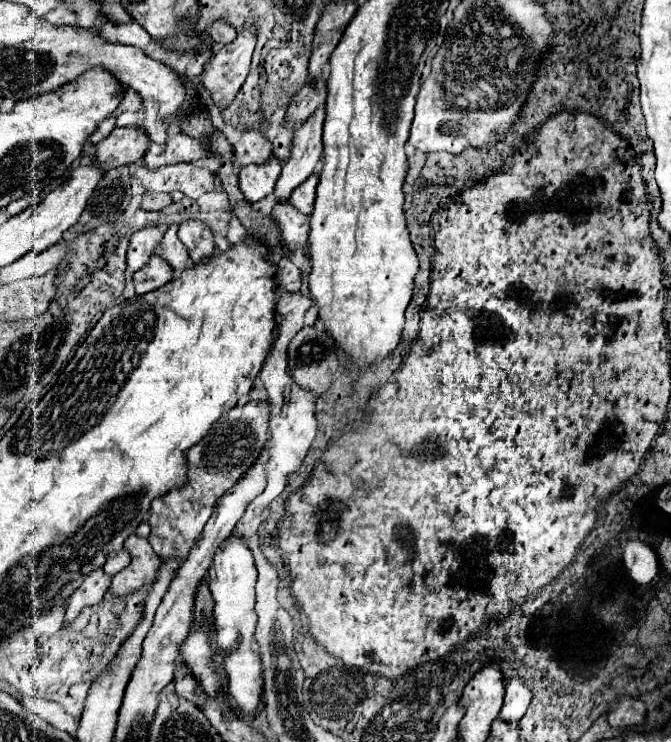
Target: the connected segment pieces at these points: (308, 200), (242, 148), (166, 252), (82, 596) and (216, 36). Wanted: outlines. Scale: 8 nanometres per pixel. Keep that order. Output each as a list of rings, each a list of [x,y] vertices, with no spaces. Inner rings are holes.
[[[322,161],[316,165],[316,171],[312,173],[312,177],[308,177],[300,187],[296,187],[296,191],[292,191],[288,203],[292,203],[292,207],[296,207],[300,213],[310,215],[312,207],[314,207],[314,191],[318,185],[318,173],[320,173]]]
[[[246,131],[238,143],[234,143],[234,161],[238,167],[246,167],[250,163],[264,163],[270,159],[272,143],[262,137],[260,131]]]
[[[170,225],[168,227],[168,231],[164,233],[162,243],[156,247],[154,253],[160,255],[172,267],[174,275],[180,275],[186,269],[190,257],[188,257],[188,249],[178,239],[178,225]]]
[[[102,569],[92,571],[92,575],[88,575],[88,579],[84,579],[84,583],[72,593],[72,597],[66,605],[66,615],[64,615],[62,627],[72,625],[82,609],[100,603],[106,589],[108,589],[108,585],[110,585],[110,577],[106,577]]]
[[[216,19],[216,21],[212,21],[210,35],[212,35],[212,41],[214,41],[216,45],[228,45],[230,41],[234,41],[236,29],[234,29],[232,25],[224,23],[224,19]]]

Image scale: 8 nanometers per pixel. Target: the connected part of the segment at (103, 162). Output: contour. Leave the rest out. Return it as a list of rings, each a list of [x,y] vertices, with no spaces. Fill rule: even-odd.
[[[142,125],[114,127],[112,133],[96,145],[94,163],[102,169],[116,169],[120,165],[132,165],[144,157],[148,139]]]

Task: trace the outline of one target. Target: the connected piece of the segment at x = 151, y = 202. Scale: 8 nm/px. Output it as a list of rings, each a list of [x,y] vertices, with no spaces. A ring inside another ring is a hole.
[[[150,191],[144,193],[144,199],[140,203],[140,207],[148,211],[162,211],[168,205],[172,205],[172,197],[168,193],[150,193]]]

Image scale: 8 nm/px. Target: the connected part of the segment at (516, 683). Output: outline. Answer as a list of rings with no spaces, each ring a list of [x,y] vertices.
[[[512,679],[506,685],[506,697],[500,709],[500,719],[504,719],[506,723],[514,723],[526,713],[530,701],[532,701],[532,693],[528,691],[528,687],[524,687],[520,679]]]

